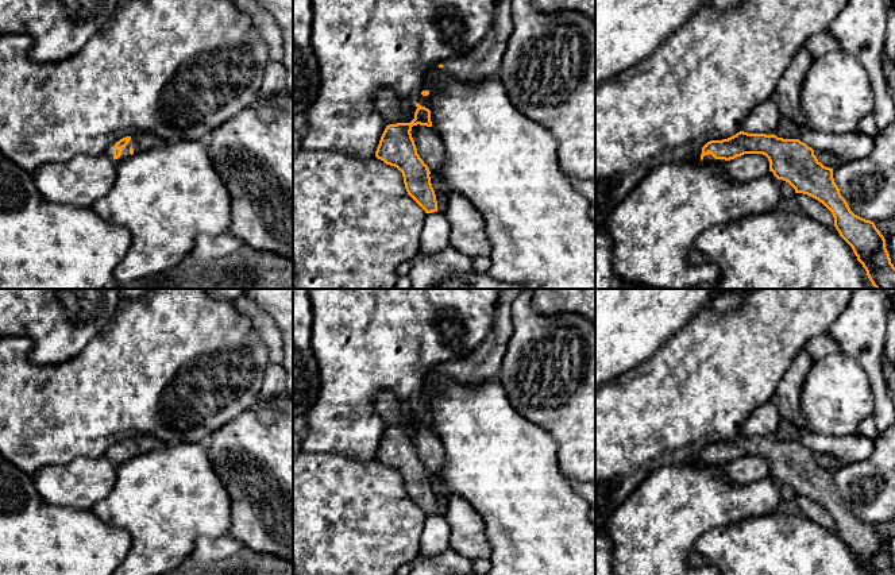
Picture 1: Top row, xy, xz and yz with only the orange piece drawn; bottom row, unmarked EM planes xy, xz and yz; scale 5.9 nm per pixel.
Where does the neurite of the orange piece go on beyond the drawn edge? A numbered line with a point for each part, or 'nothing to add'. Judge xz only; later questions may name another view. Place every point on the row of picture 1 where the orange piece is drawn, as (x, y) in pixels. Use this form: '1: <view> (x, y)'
1: xz (485, 61)

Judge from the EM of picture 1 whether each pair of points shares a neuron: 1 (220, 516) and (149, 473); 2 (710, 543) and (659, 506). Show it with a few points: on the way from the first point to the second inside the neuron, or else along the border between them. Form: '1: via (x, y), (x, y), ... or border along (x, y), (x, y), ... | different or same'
1: via (203, 509), (193, 502), (173, 497), (166, 490) | same
2: border along (730, 524), (708, 529), (695, 541), (689, 560) | different

